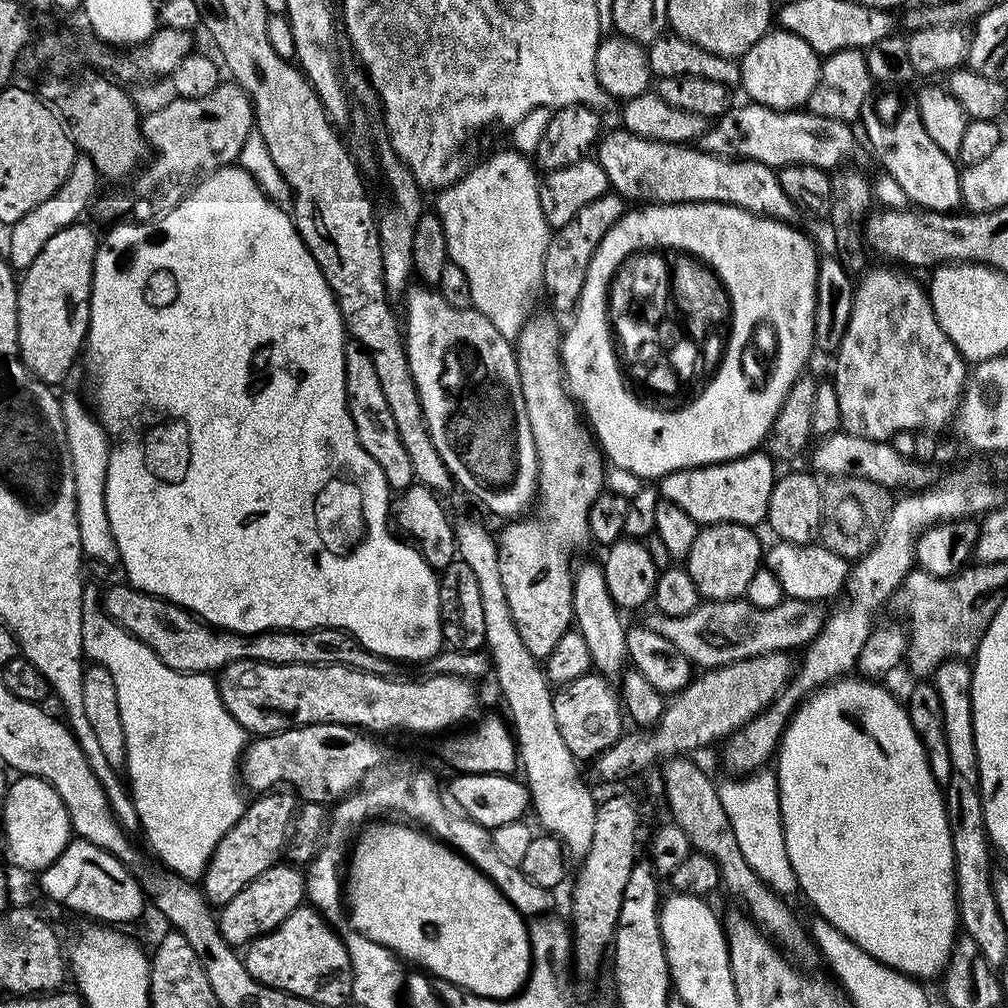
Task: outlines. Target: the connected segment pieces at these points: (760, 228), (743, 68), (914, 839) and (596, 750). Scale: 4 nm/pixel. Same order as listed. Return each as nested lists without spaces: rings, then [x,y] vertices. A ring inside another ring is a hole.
[[[657,204],[655,206],[640,206],[635,209],[625,211],[624,216],[610,230],[610,234],[606,234],[606,238],[602,238],[602,242],[598,246],[598,250],[594,254],[594,258],[590,258],[590,266],[586,270],[586,282],[582,286],[582,294],[580,302],[576,306],[573,322],[569,328],[563,333],[560,342],[560,360],[564,364],[564,379],[566,387],[573,400],[576,401],[587,425],[592,429],[592,434],[596,438],[596,443],[600,445],[600,451],[616,468],[621,468],[624,472],[633,472],[636,476],[641,476],[641,481],[652,482],[657,478],[677,472],[683,468],[703,468],[706,464],[722,464],[725,460],[737,460],[740,456],[747,456],[749,452],[757,451],[765,443],[768,438],[768,432],[771,430],[772,424],[776,420],[776,416],[780,412],[780,407],[783,405],[783,400],[787,396],[787,392],[791,390],[791,386],[802,373],[808,364],[808,359],[814,356],[814,348],[780,348],[780,364],[776,364],[776,377],[772,379],[772,385],[768,388],[768,392],[755,394],[749,391],[749,387],[744,385],[744,376],[732,369],[728,369],[724,375],[720,386],[711,386],[705,396],[700,399],[700,404],[697,404],[693,409],[687,409],[684,412],[676,412],[673,416],[664,416],[664,412],[648,412],[648,408],[640,408],[640,404],[636,404],[636,400],[632,400],[632,396],[628,396],[628,392],[624,392],[624,388],[620,388],[620,376],[616,376],[616,364],[612,364],[612,350],[608,348],[608,332],[604,332],[604,284],[608,280],[608,272],[612,272],[612,268],[616,268],[616,260],[620,260],[620,256],[624,256],[624,252],[628,252],[628,248],[636,248],[636,244],[684,244],[684,248],[696,248],[696,252],[704,252],[704,256],[708,256],[708,260],[712,260],[716,268],[720,272],[724,272],[725,279],[728,282],[727,299],[730,301],[730,310],[737,316],[733,322],[736,323],[737,329],[740,331],[740,336],[748,336],[748,328],[752,328],[752,324],[756,324],[756,320],[760,320],[760,316],[768,316],[768,320],[772,320],[772,324],[776,324],[776,328],[784,326],[790,328],[790,320],[796,316],[796,326],[798,332],[810,332],[810,342],[814,345],[814,298],[816,297],[816,279],[818,278],[818,251],[812,245],[812,240],[804,232],[799,232],[798,229],[792,228],[791,223],[783,220],[769,220],[766,216],[755,216],[753,212],[747,212],[741,208],[735,208],[729,204]]]
[[[769,30],[766,35],[742,57],[739,57],[739,87],[749,101],[767,108],[777,108],[780,112],[800,110],[807,105],[810,90],[820,77],[821,57],[798,34],[783,30]]]
[[[841,678],[813,692],[788,721],[788,728],[780,740],[778,755],[774,760],[774,773],[780,796],[781,826],[784,828],[785,850],[789,866],[793,868],[799,891],[817,908],[819,915],[828,920],[842,934],[850,937],[866,954],[878,962],[898,970],[903,976],[928,982],[931,976],[939,977],[958,939],[956,915],[956,873],[954,852],[950,846],[950,826],[944,809],[944,793],[937,784],[926,758],[926,750],[910,726],[907,707],[900,704],[884,689],[885,685],[861,678]]]
[[[599,674],[579,676],[563,685],[553,695],[554,722],[558,722],[558,734],[566,742],[570,754],[577,761],[595,761],[610,746],[614,746],[626,728],[626,716],[622,711],[617,689]]]

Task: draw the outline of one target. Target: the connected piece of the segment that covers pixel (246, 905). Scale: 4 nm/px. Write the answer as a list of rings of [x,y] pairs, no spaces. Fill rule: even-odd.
[[[277,862],[268,868],[254,882],[250,882],[230,902],[222,905],[218,912],[218,923],[222,938],[233,946],[247,946],[259,936],[273,932],[286,917],[305,903],[305,873],[299,868]]]

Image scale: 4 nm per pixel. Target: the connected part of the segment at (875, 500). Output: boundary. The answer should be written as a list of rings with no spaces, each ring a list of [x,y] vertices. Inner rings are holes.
[[[849,476],[825,479],[820,493],[822,526],[818,537],[819,543],[834,550],[834,554],[844,557],[849,562],[859,560],[876,545],[894,503],[893,493],[881,484]]]

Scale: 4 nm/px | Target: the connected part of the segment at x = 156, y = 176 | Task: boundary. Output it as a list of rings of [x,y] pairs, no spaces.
[[[221,82],[206,98],[172,98],[169,104],[153,112],[145,111],[140,129],[151,156],[139,169],[132,192],[154,211],[167,214],[177,208],[200,181],[239,161],[247,136],[254,130],[252,99],[234,82]]]

